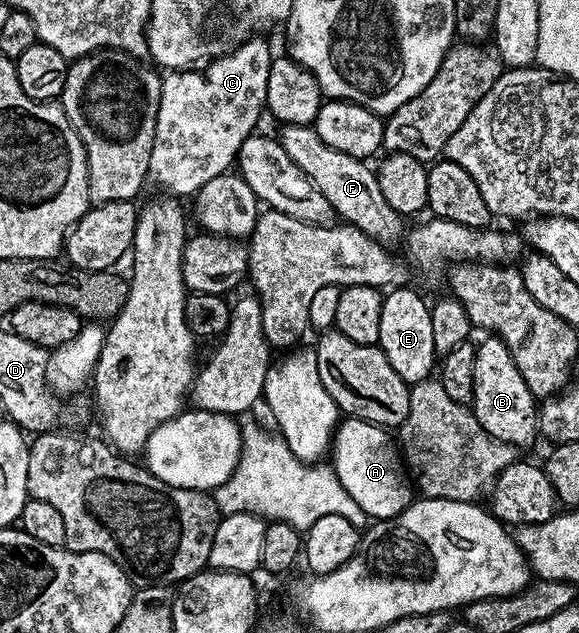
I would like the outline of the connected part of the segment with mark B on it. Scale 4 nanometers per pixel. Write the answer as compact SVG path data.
M485 337L475 347L475 389L471 410L473 416L495 437L513 448L525 447L533 438L538 438L537 413L538 400L527 389L527 381L523 381L523 373L515 365L507 345L499 337Z

